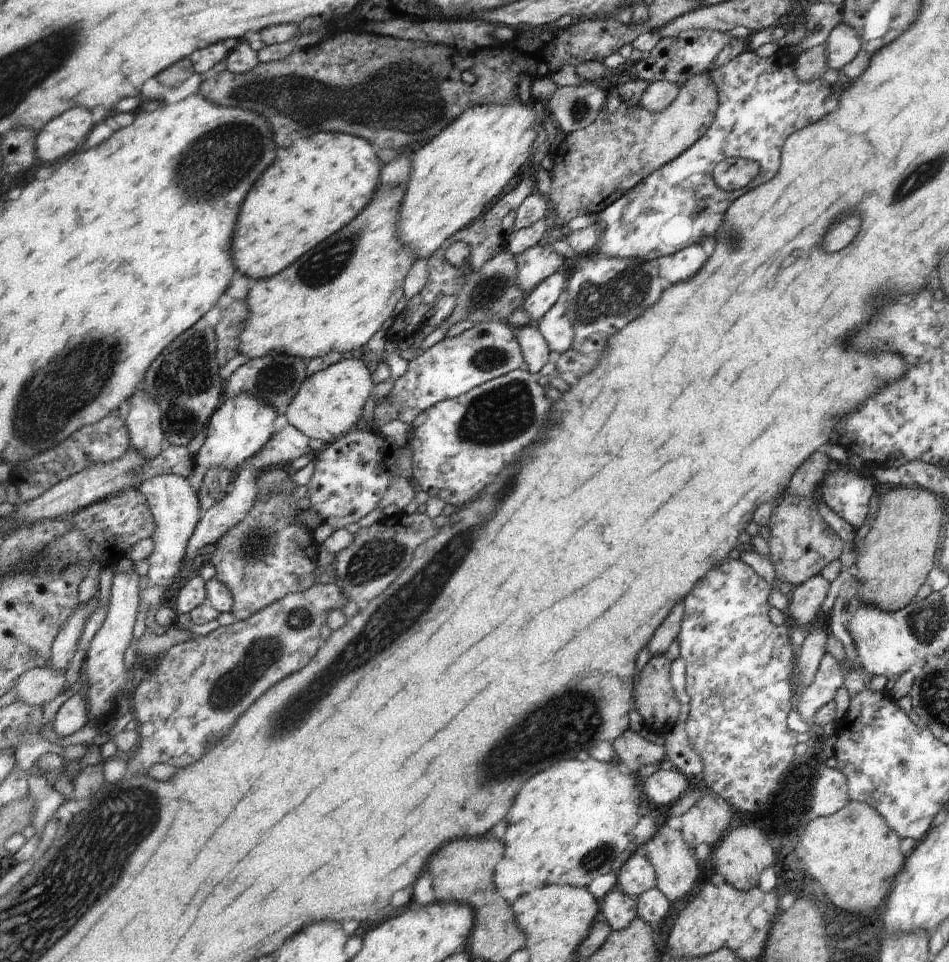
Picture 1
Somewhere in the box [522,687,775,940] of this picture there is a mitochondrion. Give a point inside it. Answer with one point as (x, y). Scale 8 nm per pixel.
(598, 857)

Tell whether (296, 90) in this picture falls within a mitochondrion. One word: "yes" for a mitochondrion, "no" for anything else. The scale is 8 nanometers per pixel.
yes

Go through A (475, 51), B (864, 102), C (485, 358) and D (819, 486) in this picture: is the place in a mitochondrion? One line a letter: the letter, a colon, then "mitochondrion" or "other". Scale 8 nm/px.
A: other
B: other
C: mitochondrion
D: other

